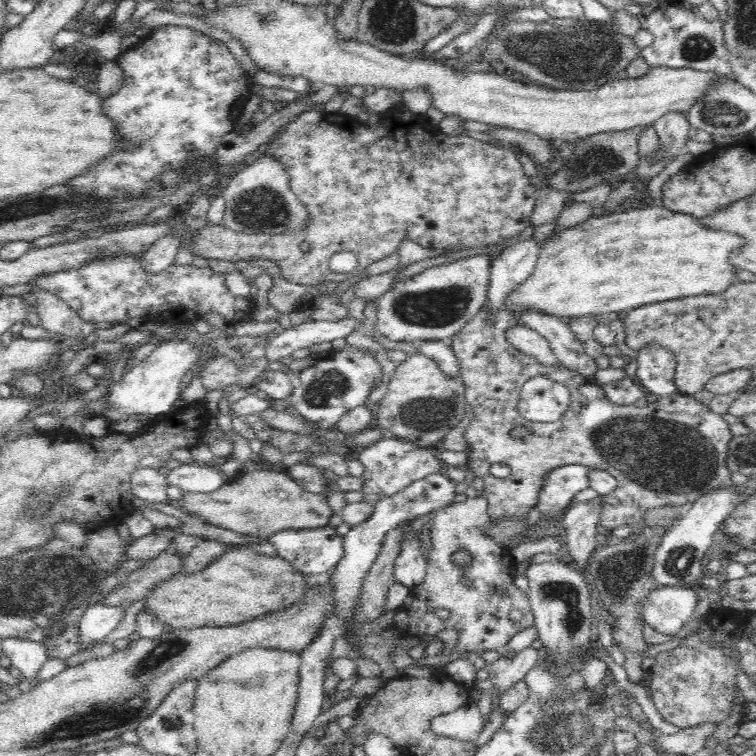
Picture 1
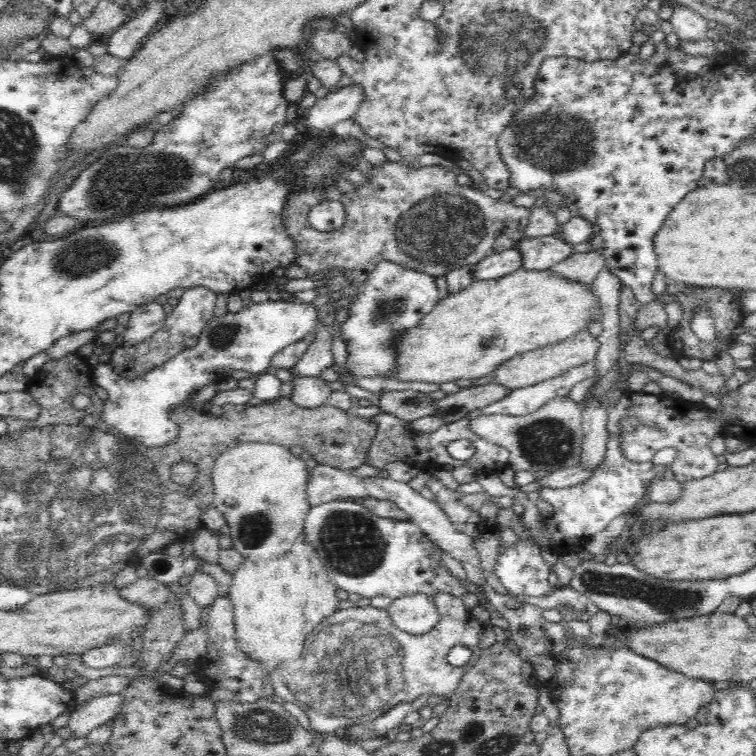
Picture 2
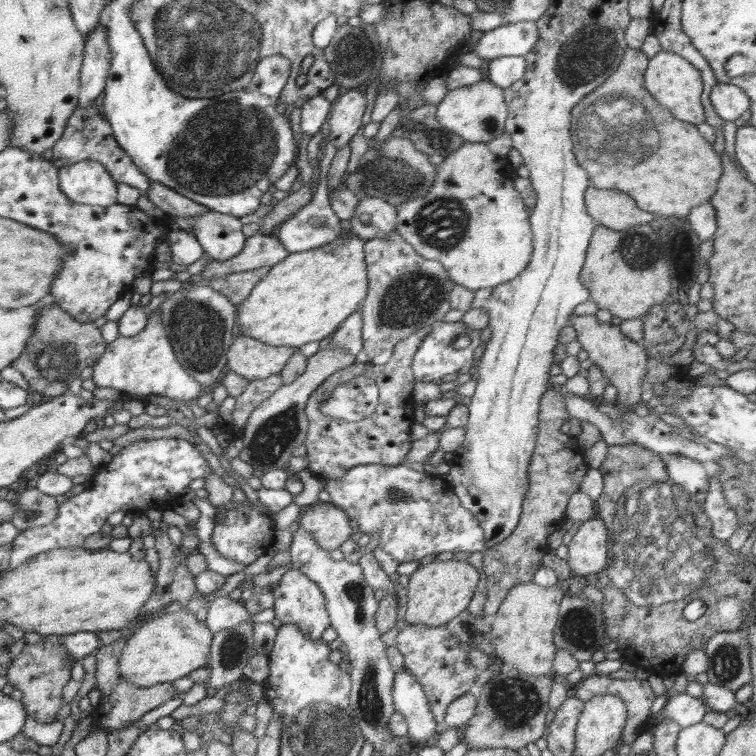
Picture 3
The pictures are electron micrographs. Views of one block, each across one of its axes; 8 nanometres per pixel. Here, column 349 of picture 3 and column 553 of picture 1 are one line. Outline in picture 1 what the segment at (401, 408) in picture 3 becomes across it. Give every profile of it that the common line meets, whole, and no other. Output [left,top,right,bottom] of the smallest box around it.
[449,309,734,530]

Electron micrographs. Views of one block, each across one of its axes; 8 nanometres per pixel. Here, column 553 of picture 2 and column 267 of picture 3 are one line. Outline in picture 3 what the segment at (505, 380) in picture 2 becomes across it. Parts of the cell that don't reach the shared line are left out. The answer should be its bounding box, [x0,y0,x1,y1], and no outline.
[227,333,295,381]

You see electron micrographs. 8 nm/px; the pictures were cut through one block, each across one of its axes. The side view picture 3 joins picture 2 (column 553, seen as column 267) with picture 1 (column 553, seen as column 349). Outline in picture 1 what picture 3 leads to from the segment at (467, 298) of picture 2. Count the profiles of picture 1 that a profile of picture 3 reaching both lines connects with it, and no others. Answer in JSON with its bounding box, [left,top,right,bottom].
[505,206,744,320]

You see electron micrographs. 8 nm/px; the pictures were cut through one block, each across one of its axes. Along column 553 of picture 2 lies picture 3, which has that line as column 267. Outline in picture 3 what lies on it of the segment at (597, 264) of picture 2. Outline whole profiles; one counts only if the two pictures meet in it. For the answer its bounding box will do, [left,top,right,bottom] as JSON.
[206,266,270,306]

